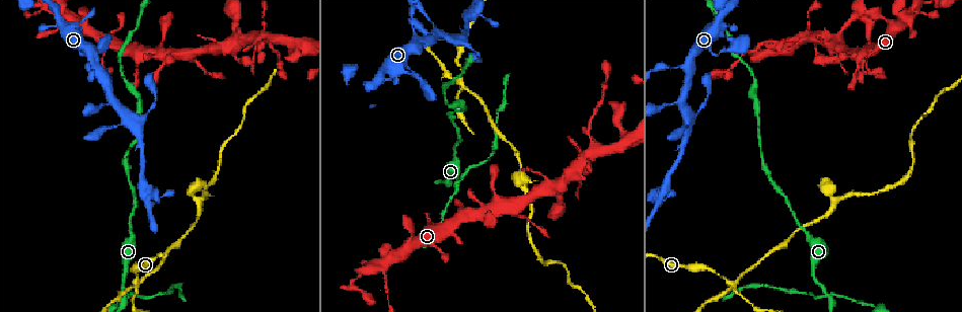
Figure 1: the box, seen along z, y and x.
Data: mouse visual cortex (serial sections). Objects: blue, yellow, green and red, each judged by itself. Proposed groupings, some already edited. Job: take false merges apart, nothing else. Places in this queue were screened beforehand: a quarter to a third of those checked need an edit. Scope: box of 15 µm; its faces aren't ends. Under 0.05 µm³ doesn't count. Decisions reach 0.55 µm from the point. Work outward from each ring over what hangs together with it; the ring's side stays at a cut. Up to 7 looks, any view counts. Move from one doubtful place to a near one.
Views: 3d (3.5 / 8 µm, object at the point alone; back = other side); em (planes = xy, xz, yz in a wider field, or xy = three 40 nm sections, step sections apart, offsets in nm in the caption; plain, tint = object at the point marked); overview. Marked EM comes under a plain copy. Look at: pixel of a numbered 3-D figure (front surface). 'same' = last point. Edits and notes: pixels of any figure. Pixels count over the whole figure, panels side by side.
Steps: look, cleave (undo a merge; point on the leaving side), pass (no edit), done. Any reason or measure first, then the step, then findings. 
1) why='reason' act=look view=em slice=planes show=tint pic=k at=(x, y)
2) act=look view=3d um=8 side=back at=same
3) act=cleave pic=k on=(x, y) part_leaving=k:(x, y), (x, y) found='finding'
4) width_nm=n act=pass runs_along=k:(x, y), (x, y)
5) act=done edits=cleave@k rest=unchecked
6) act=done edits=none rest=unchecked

why='abrupt turn' act=look view=3d um=3.5 pic=1 at=(732, 285)

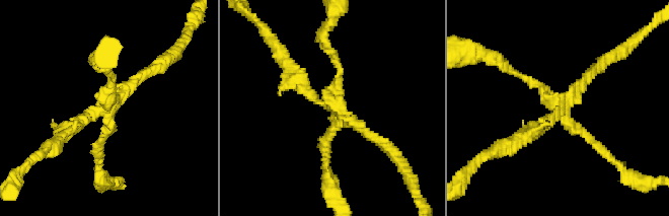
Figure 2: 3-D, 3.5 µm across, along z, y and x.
arms=4 arm_widths_nm=100,150,200,200 why='now the EM' act=look view=em slice=xy step=3 show=tint pic=2 at=(555, 100)

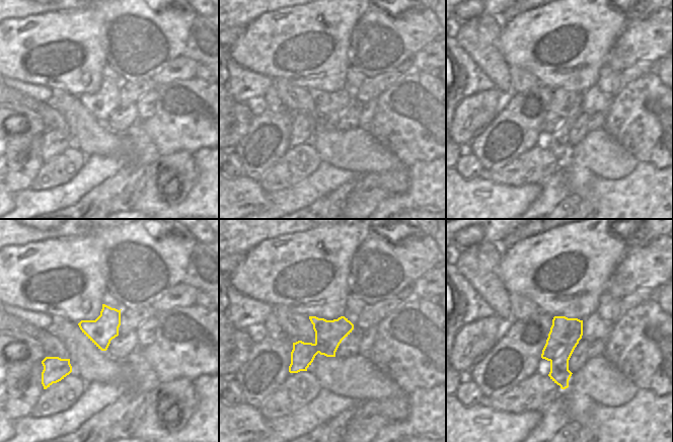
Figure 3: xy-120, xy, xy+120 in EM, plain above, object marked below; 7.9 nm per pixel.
act=cleave pic=2 on=(361, 126) found='two cells meet here'

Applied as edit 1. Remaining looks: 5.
act=look view=overview

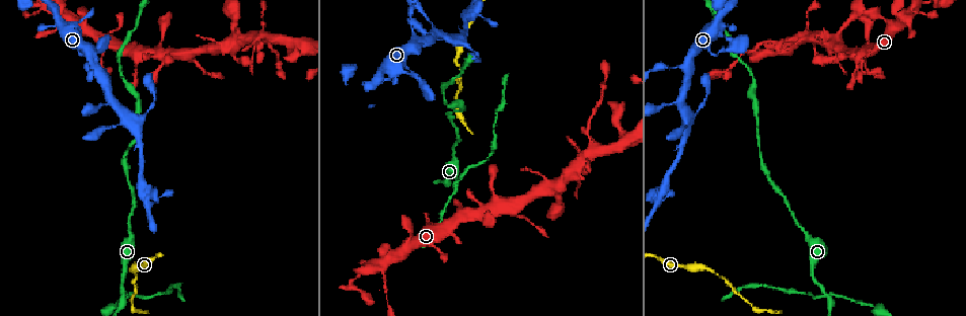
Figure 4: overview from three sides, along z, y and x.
why='thick turns thin' act=look view=3d um=8 pic=4 at=(127, 295)

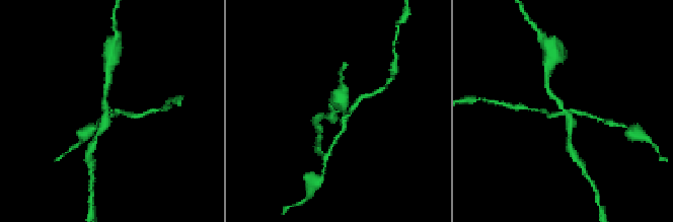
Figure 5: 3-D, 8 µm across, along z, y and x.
arms=4 arm_widths_nm=150,200,200,300 act=look view=em slice=xy step=3 show=tint pic=5 at=(564, 110)

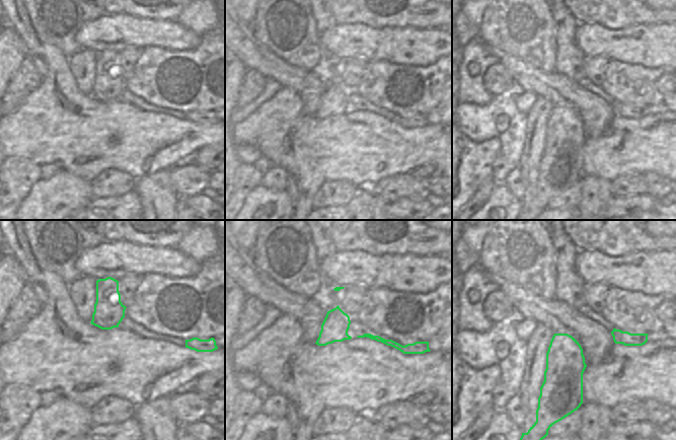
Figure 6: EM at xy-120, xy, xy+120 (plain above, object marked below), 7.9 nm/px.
act=cleave pic=5 on=(356, 102) part_leaving=5:(345, 115), (344, 129), (331, 146) found='a second cell is stuck on'

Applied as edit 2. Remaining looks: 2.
why='sharp bend' act=look view=3d um=8 pic=4 at=(352, 287)

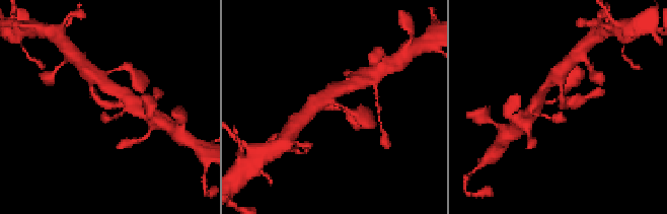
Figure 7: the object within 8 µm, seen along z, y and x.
arms=3 arm_widths_nm=150,200,250 act=look view=em slice=planes show=tint pic=7 at=(104, 112)

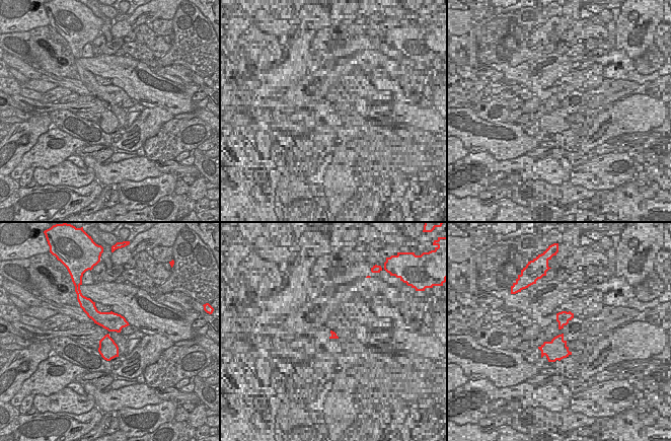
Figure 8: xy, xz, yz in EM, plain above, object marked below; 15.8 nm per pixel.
act=pass runs_along=7:(541, 116), (559, 118), (562, 105), (576, 100) found='continuous, no second cell'

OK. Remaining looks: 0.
act=done edits=cleave@2,cleave@5 rest=unchecked

